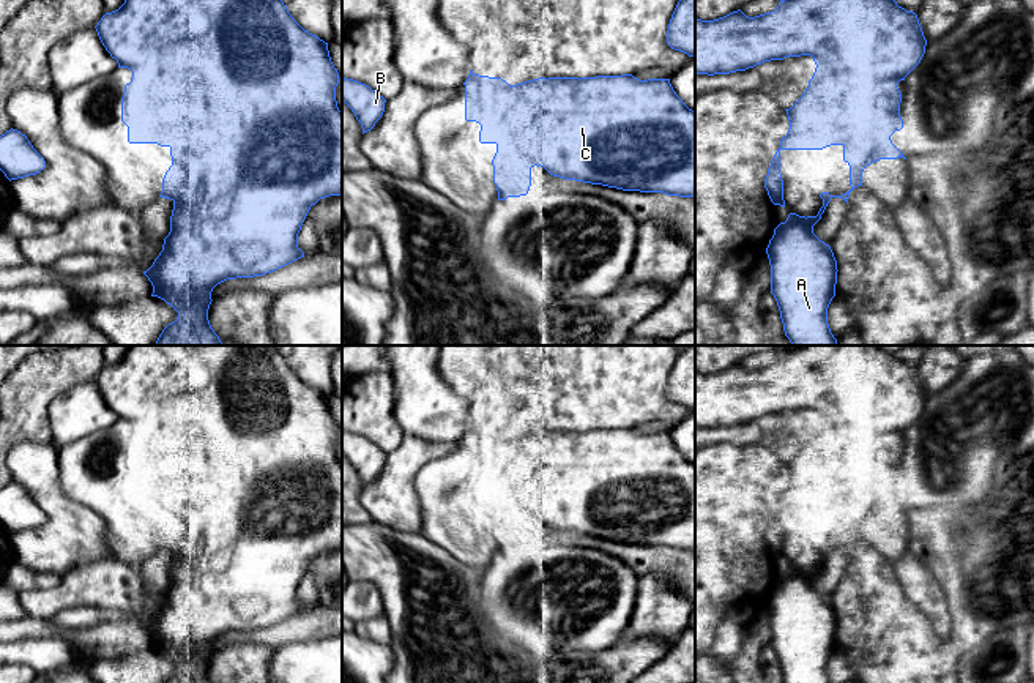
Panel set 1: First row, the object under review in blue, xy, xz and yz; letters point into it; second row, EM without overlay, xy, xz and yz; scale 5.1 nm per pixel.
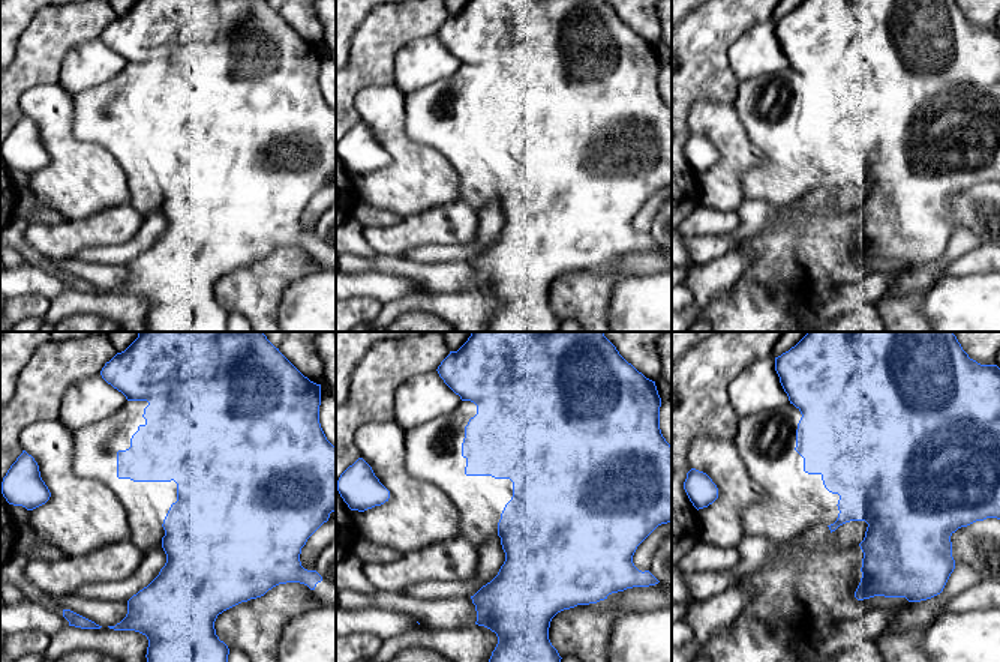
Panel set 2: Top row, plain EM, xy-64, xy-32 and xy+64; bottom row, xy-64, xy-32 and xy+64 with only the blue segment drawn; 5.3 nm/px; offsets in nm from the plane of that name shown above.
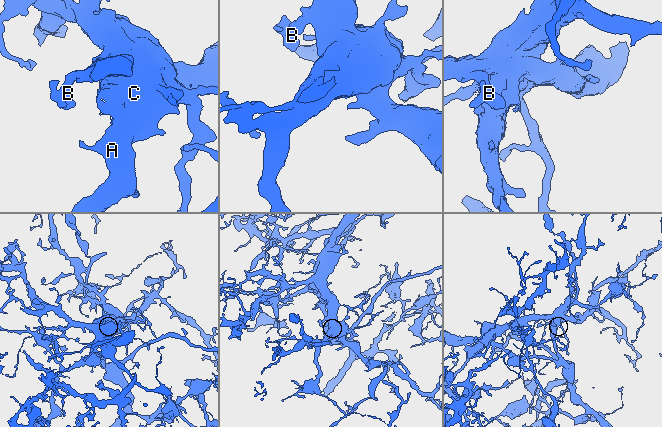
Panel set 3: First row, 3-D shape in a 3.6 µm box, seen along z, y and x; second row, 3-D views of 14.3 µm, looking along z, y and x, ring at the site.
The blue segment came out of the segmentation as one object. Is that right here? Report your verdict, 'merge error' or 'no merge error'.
merge error

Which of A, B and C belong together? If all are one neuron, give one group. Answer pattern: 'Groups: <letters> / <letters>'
Groups: A C / B

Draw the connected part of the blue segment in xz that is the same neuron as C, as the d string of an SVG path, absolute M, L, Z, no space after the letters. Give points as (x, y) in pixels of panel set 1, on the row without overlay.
M549 431L534 445L534 483L541 521L553 530L695 551L695 465L676 448L670 432Z

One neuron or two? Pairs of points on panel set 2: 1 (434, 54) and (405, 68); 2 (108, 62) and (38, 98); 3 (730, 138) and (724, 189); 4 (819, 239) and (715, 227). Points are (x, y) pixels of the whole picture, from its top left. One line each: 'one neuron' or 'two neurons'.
1: one neuron
2: two neurons
3: one neuron
4: two neurons

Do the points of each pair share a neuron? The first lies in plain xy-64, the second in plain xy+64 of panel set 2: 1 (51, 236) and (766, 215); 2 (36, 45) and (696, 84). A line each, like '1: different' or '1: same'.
1: same
2: same

